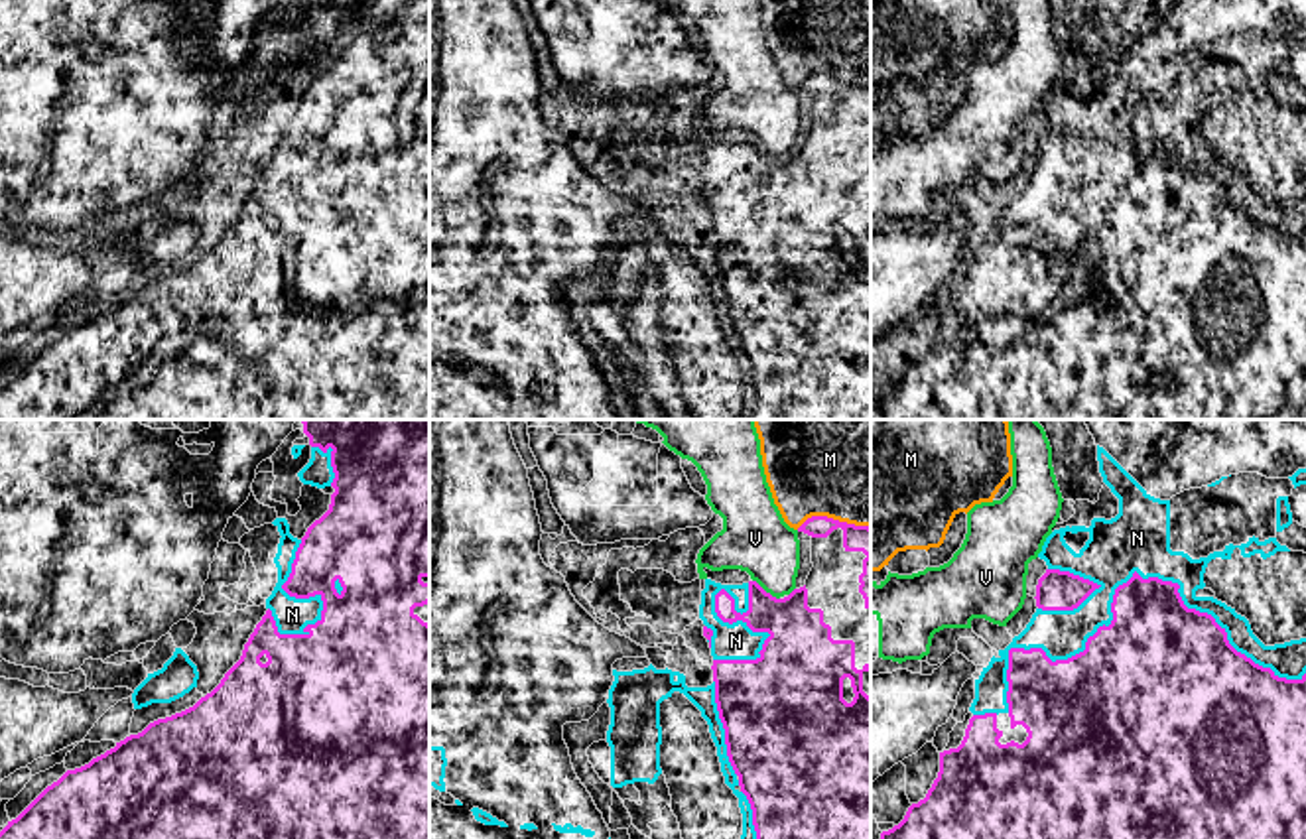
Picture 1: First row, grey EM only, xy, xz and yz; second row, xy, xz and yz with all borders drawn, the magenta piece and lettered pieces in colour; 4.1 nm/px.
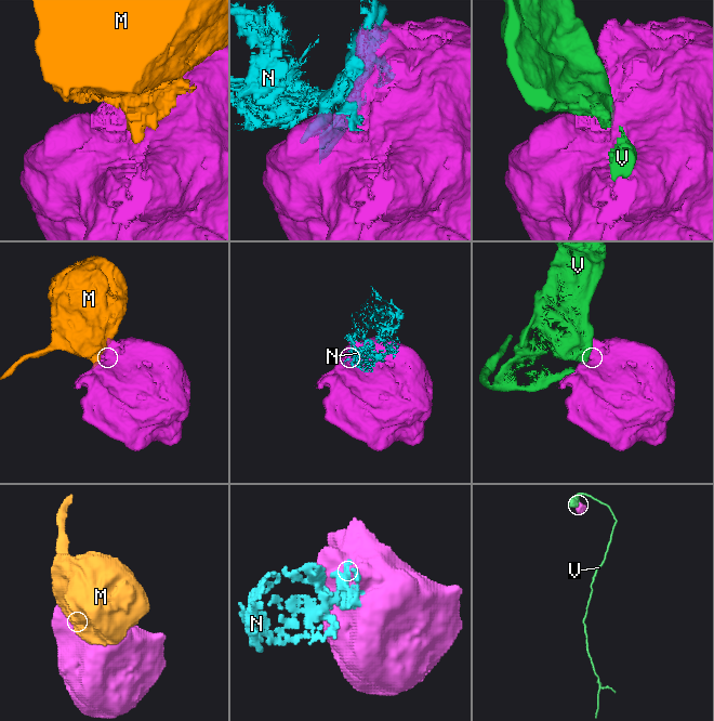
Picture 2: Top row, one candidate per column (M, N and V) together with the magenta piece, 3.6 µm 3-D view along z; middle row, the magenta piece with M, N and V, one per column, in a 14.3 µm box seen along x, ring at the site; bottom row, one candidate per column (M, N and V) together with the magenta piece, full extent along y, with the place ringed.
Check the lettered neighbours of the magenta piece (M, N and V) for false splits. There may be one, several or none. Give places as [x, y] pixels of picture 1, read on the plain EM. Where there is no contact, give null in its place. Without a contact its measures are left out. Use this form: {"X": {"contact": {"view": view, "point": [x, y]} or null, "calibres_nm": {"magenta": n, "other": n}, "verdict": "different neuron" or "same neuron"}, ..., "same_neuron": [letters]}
{"M": {"contact": {"view": "xz", "point": [832, 77]}, "calibres_nm": {"magenta": 110, "other": 360}, "verdict": "different neuron"}, "N": {"contact": {"view": "yz", "point": [1123, 142]}, "calibres_nm": {"magenta": 360, "other": 260}, "verdict": "different neuron"}, "V": {"contact": {"view": "xz", "point": [765, 150]}, "calibres_nm": {"magenta": 240, "other": 280}, "verdict": "different neuron"}, "same_neuron": []}

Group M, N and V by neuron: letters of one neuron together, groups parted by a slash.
M / N / V

